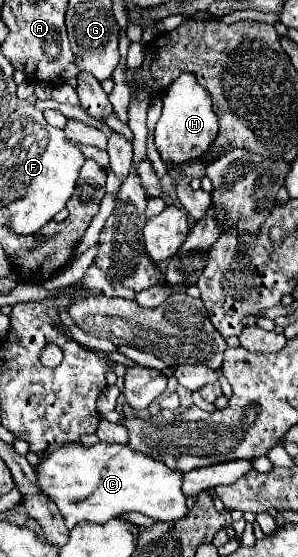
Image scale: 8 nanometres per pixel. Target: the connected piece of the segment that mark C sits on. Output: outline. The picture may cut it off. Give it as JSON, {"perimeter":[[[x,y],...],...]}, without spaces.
{"perimeter":[[[99,442],[89,448],[83,444],[69,444],[45,456],[35,472],[39,492],[55,502],[67,528],[73,528],[79,522],[103,524],[131,510],[159,522],[173,522],[187,514],[185,496],[181,492],[181,472],[167,470],[163,462],[137,454],[125,444],[109,446]]]}

